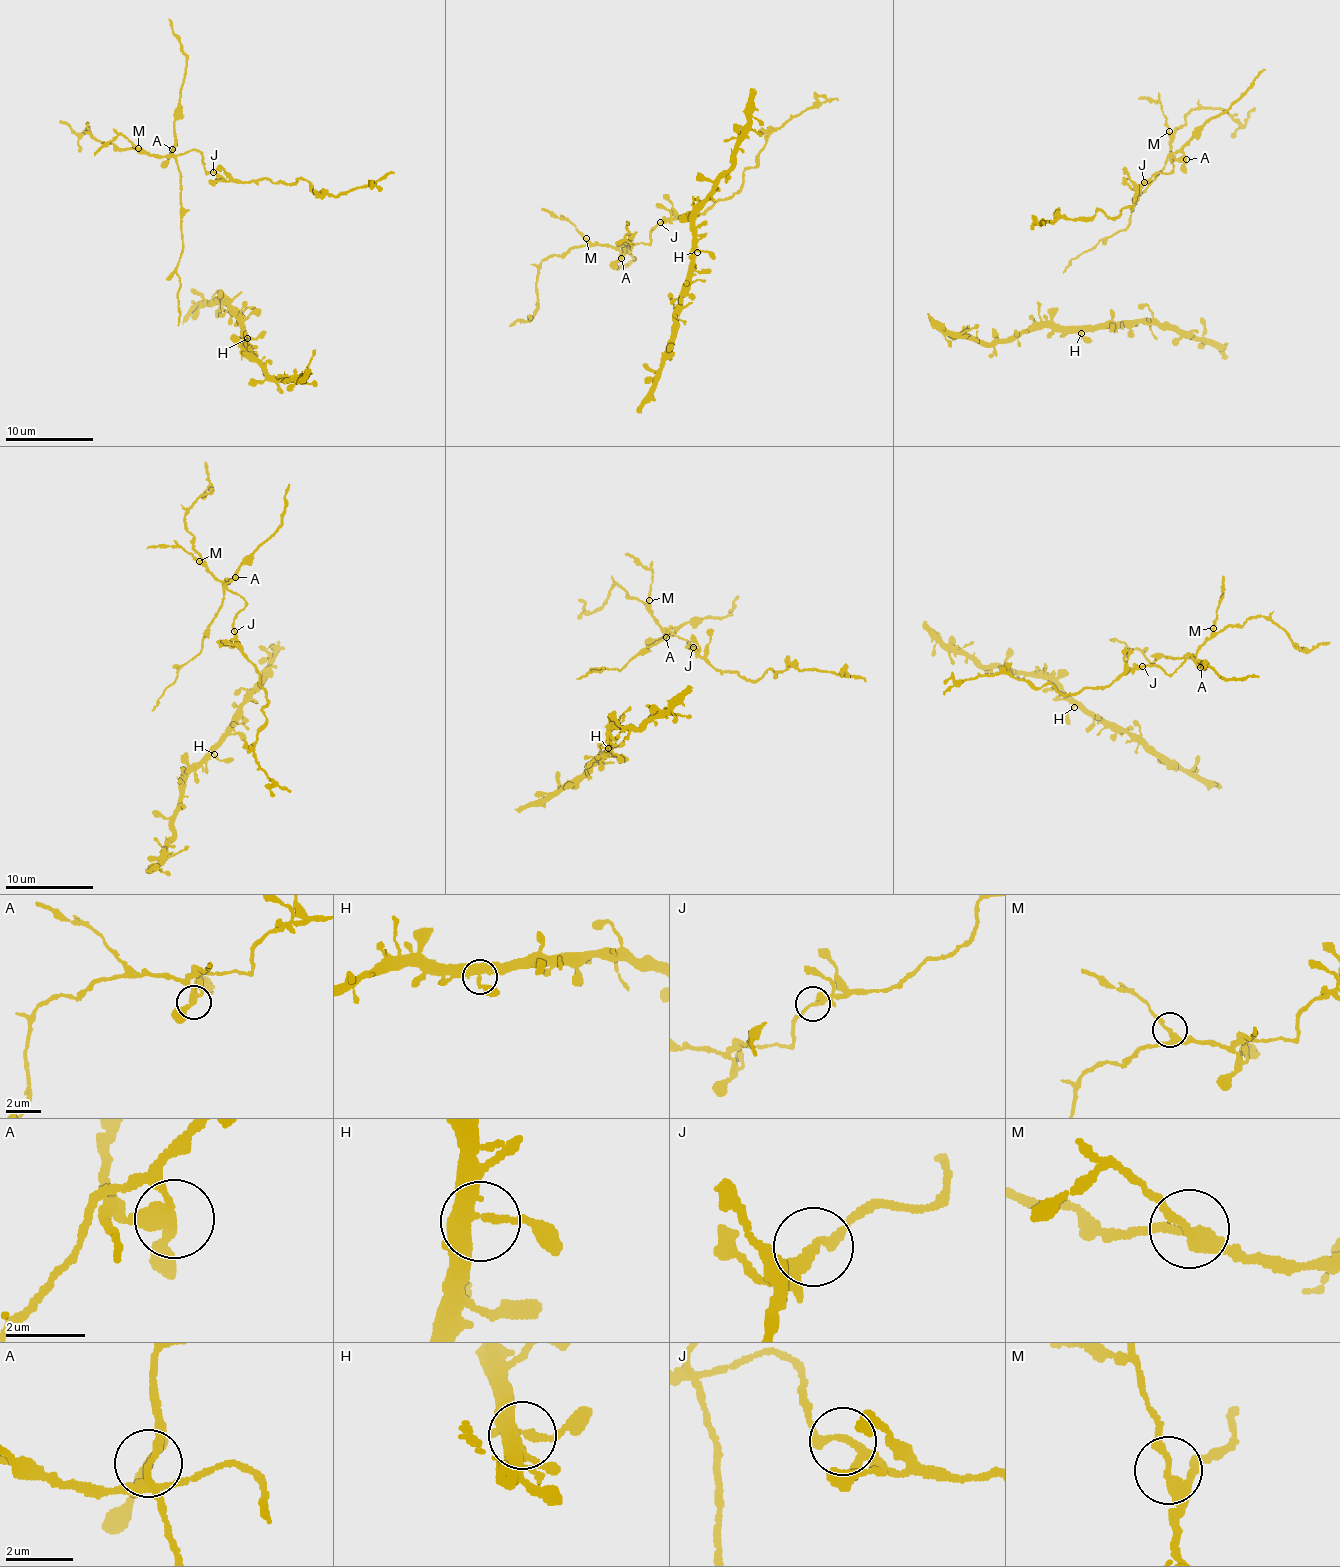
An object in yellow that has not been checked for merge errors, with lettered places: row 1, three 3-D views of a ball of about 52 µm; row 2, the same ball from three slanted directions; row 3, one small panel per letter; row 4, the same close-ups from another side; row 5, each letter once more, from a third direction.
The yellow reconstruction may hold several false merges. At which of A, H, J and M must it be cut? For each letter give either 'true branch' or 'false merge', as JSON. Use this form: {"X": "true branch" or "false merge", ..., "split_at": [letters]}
{"A": "false merge", "H": "true branch", "J": "true branch", "M": "false merge", "split_at": ["A", "M"]}

